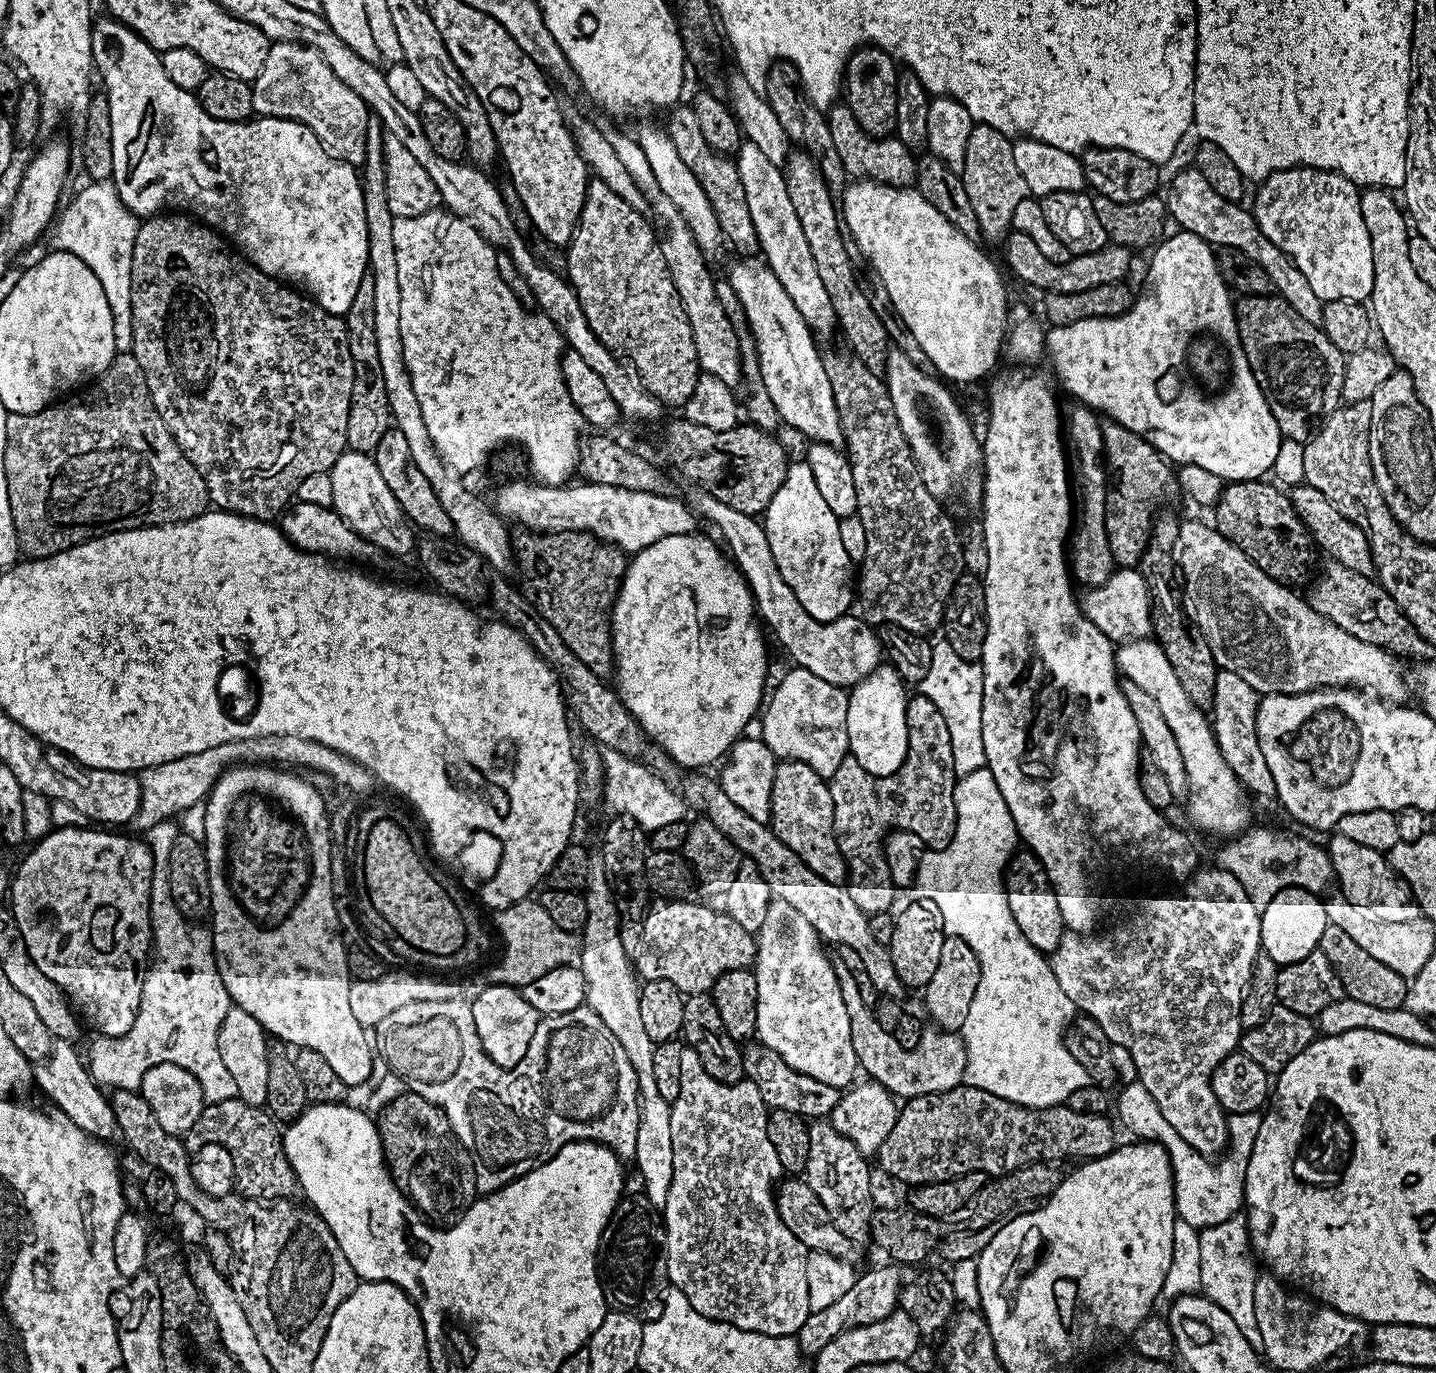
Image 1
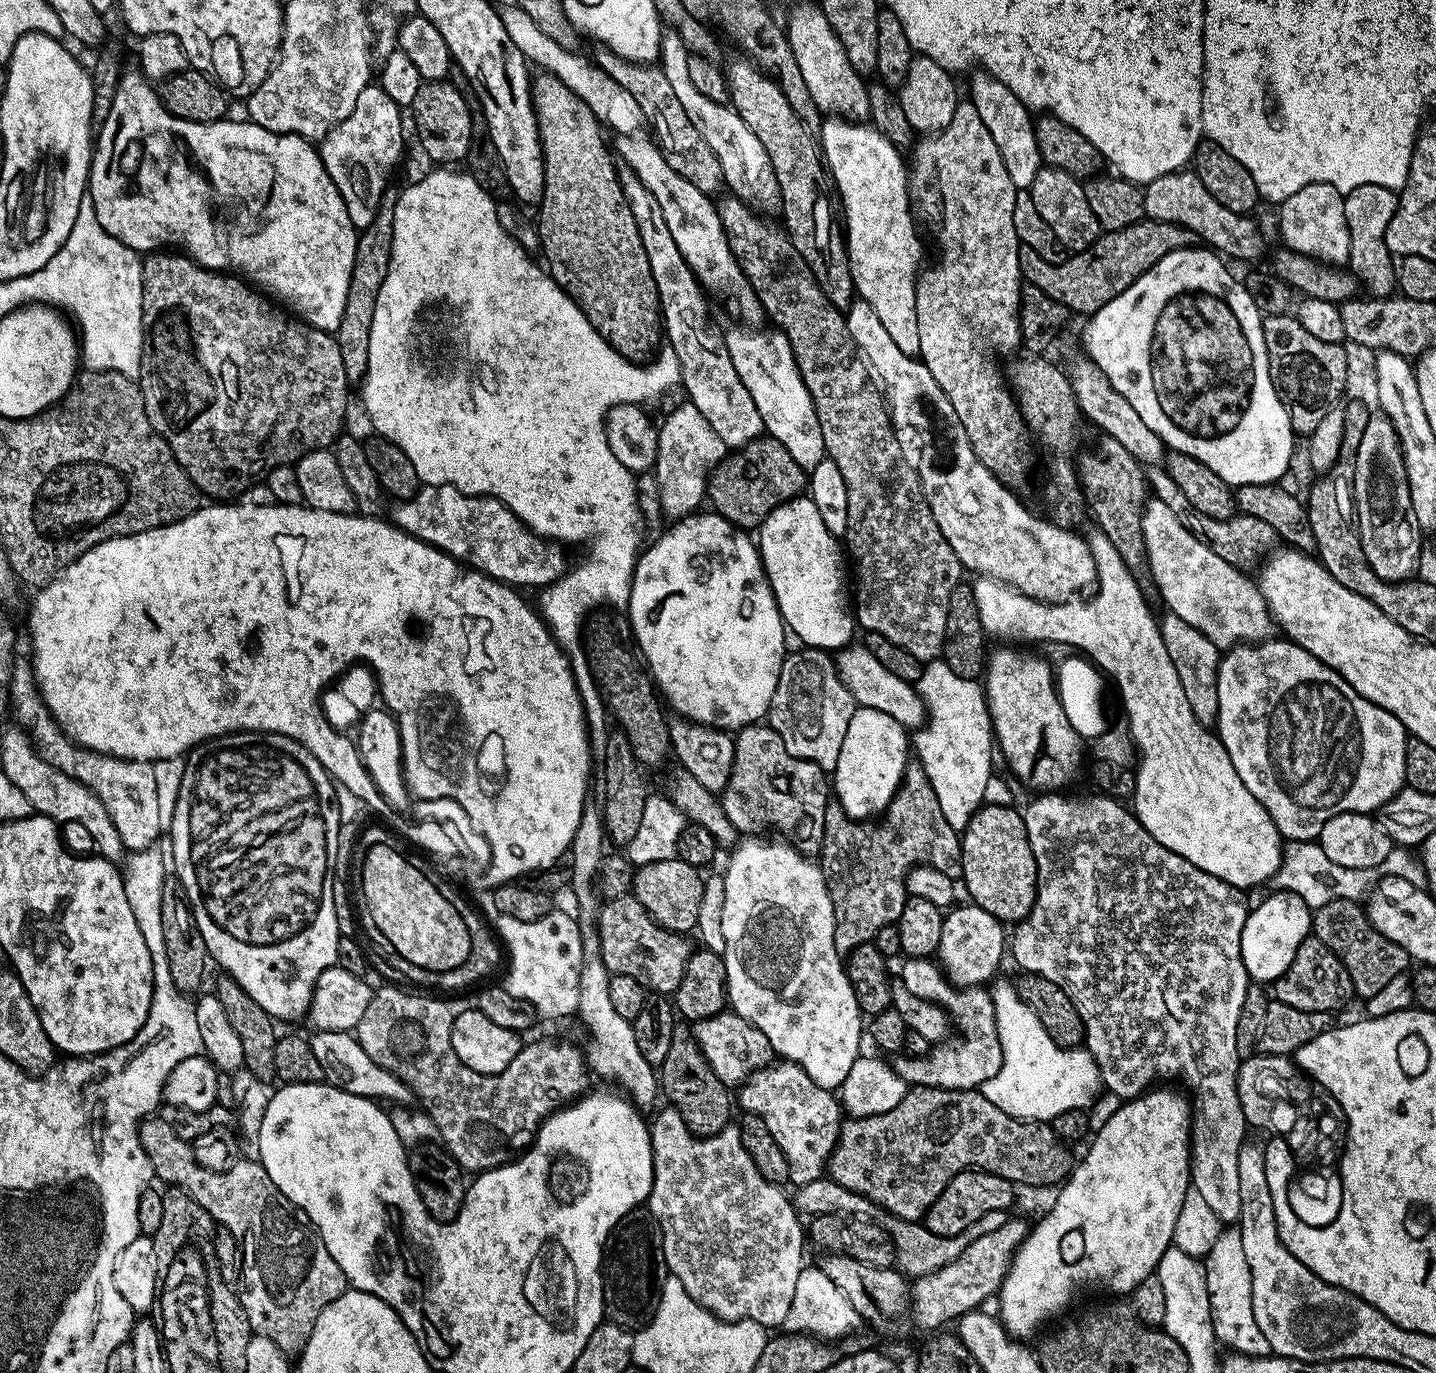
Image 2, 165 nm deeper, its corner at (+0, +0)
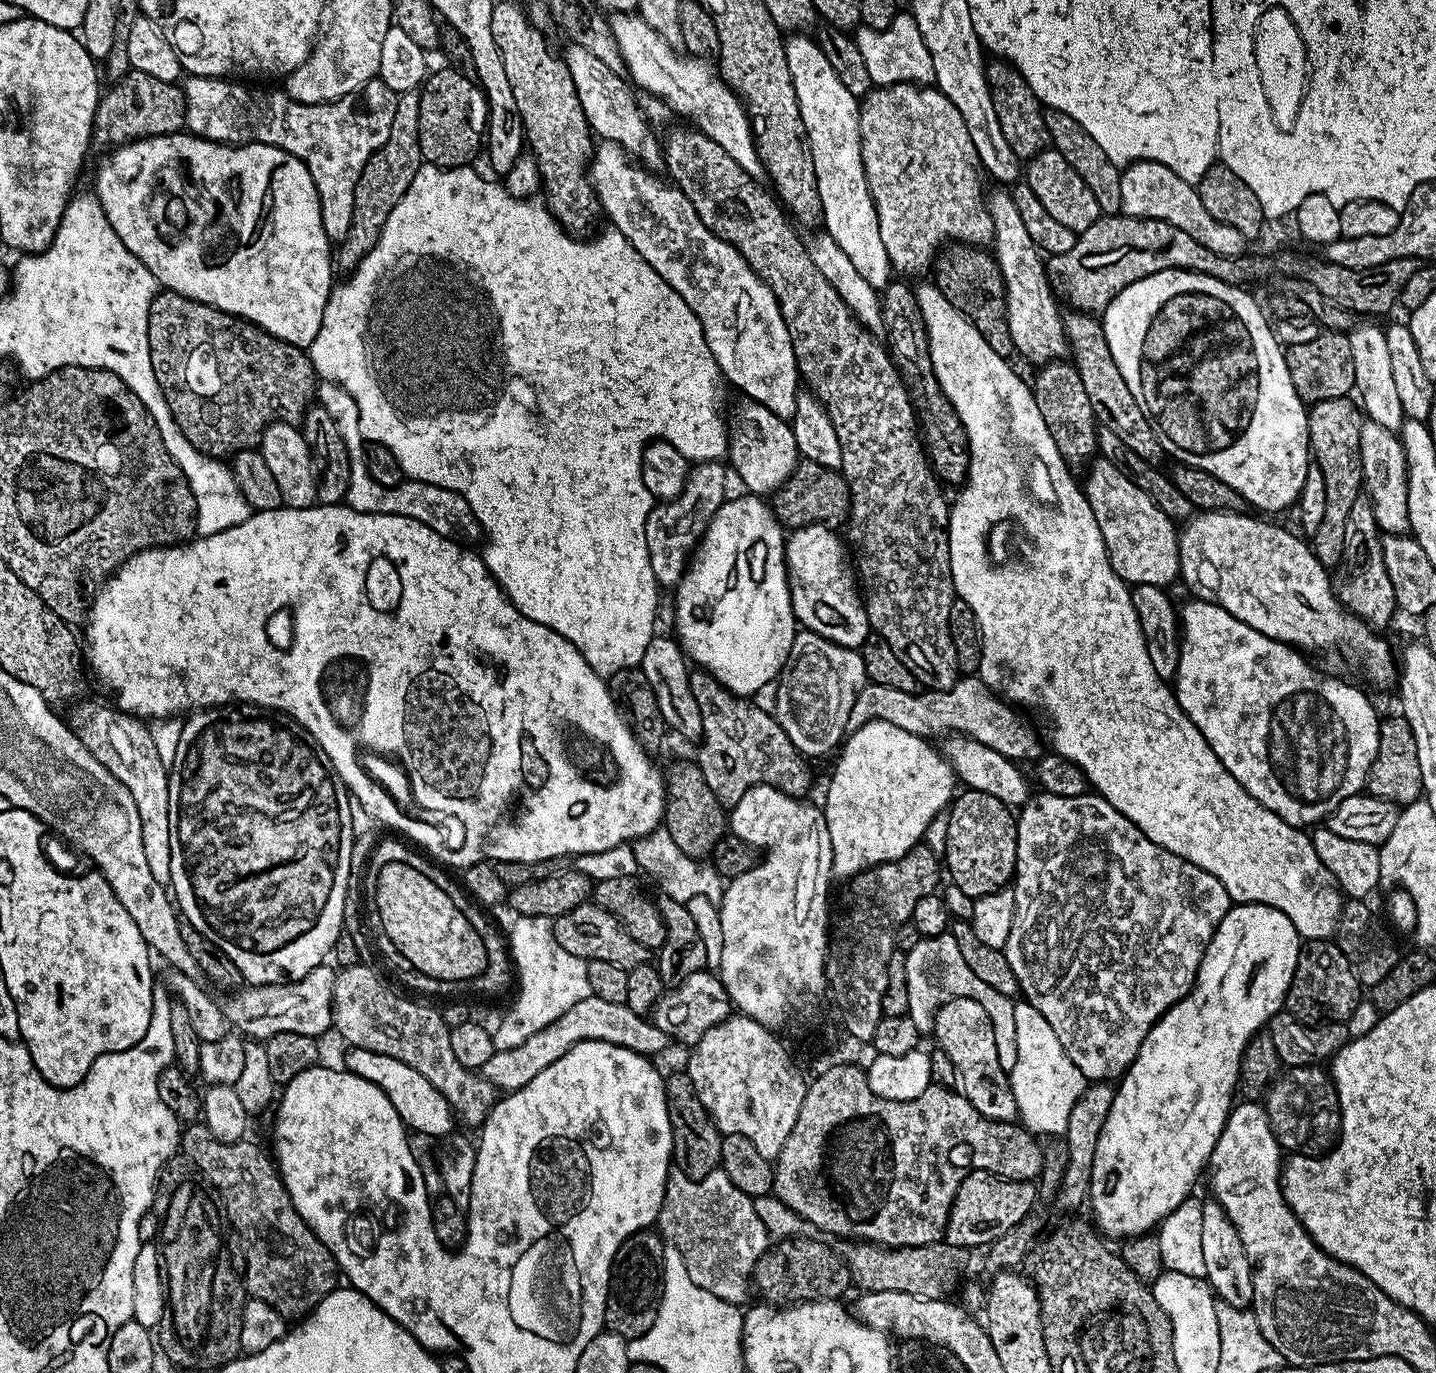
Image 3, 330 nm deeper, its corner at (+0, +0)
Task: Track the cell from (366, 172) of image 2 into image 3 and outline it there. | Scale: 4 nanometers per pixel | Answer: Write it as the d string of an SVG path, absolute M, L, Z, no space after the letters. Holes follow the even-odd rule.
M189 75L183 81L186 114L184 123L187 131L203 140L212 140L216 144L273 144L275 148L294 154L307 166L314 178L314 186L320 199L322 226L329 241L339 242L350 234L350 218L354 218L354 186L366 166L366 162L390 138L390 122L394 122L397 92L390 90L386 82L379 78L367 80L364 87L351 96L334 100L331 104L303 104L290 98L287 92L267 92L264 88L247 88L247 83L233 82L228 78L215 76Z

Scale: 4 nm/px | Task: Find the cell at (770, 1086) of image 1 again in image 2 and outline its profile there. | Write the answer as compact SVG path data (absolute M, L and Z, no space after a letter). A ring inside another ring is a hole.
M725 1010L717 1016L695 1021L694 1035L708 1068L721 1082L729 1086L743 1084L749 1076L773 1063L774 1053L762 1030L758 1030L737 1012Z

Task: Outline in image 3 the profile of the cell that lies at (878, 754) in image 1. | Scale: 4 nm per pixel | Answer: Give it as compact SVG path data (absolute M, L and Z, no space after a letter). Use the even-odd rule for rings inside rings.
M868 720L862 727L847 733L835 757L836 769L822 803L826 826L830 830L833 877L851 878L867 868L902 858L923 841L920 839L925 839L935 816L949 807L958 788L958 777L952 771L952 765L944 759L941 749L931 748L928 743L925 737L910 734L902 730L902 726L894 726L894 722L885 720Z

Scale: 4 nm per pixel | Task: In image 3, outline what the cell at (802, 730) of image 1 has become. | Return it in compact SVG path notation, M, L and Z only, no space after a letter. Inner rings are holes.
M807 630L797 631L794 642L790 646L790 654L775 685L775 688L777 687L775 718L782 726L782 730L786 730L790 742L794 742L796 749L805 757L824 756L832 751L835 753L849 731L850 710L856 701L857 692L865 683L864 663L857 649L843 648Z

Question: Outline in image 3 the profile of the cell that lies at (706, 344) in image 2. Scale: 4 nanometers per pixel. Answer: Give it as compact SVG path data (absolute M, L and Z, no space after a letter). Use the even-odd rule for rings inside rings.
M751 398L743 401L730 416L727 461L731 471L745 484L749 493L761 498L775 493L788 480L801 459L798 446L794 442L794 430L789 421L778 418L766 406Z

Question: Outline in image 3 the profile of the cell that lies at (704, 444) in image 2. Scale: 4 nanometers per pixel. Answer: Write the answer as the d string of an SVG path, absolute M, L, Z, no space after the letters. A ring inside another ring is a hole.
M696 462L691 465L686 486L678 498L657 503L646 518L646 550L650 550L650 566L657 585L675 586L684 579L704 531L712 515L723 506L728 488L725 465L720 462Z

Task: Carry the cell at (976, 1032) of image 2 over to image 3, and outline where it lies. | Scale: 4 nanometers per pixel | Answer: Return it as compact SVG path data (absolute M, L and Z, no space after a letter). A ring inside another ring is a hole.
M951 934L938 937L925 936L920 939L914 950L906 953L906 986L910 994L908 1003L908 1015L922 1030L931 1029L932 1022L936 1018L936 1012L946 1002L954 998L974 998L986 1010L987 1016L994 1026L995 1034L999 1042L999 1061L1002 1068L1010 1072L1017 1061L1017 1031L1015 1029L1014 1010L1015 1001L1008 998L987 983L982 982L966 966L962 958L958 944Z

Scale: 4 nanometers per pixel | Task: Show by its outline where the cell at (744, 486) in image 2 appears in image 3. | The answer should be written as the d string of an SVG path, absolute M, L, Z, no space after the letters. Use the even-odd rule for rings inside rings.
M801 459L792 471L788 480L781 488L776 489L770 500L770 507L777 520L785 529L795 530L804 524L826 524L836 526L836 523L847 521L848 510L852 499L848 493L848 484L839 471L818 466L818 462Z

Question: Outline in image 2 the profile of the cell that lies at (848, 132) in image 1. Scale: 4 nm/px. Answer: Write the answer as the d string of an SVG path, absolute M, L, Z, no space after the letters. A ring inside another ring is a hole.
M819 3L794 5L788 12L786 31L790 50L794 50L794 62L798 62L798 70L806 81L806 90L810 90L810 98L814 98L818 111L841 120L867 121L870 100L865 77L850 66L850 58L846 58L846 50L842 50L842 42L838 42L838 34L834 34Z

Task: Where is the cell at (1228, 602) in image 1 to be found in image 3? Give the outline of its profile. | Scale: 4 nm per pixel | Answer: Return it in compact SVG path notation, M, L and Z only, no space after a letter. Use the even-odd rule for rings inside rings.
M1100 458L1087 472L1088 481L1082 484L1084 496L1090 502L1090 510L1094 510L1098 530L1102 530L1102 542L1106 542L1108 557L1116 573L1132 586L1168 586L1172 579L1180 576L1177 525L1119 464Z

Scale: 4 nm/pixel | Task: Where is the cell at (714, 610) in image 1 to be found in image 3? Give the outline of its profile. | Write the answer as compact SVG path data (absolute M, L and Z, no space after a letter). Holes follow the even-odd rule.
M743 494L725 499L723 506L712 515L712 520L708 523L708 528L704 531L704 537L694 553L694 559L689 563L688 570L684 574L684 579L675 585L676 592L676 632L678 643L684 649L689 661L693 665L699 666L703 671L709 672L722 687L735 692L737 696L751 697L752 692L760 692L768 683L779 677L780 671L784 668L786 658L790 654L790 646L794 642L798 631L798 621L792 609L792 599L788 589L788 567L784 565L784 545L786 543L786 532L775 512L761 497L755 494Z

